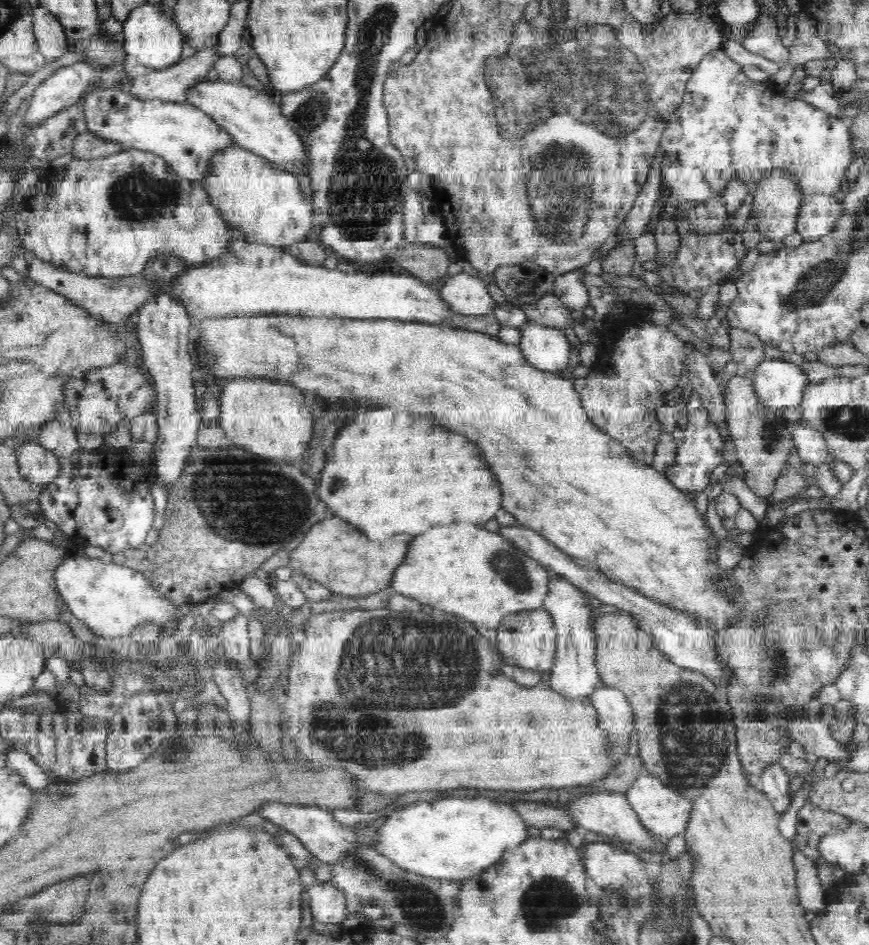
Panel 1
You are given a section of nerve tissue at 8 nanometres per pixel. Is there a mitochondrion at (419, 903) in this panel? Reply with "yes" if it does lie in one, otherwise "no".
yes

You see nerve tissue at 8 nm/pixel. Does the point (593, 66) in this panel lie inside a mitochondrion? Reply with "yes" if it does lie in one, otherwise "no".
yes

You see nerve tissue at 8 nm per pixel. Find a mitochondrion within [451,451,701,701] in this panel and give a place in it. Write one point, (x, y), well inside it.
(509, 568)

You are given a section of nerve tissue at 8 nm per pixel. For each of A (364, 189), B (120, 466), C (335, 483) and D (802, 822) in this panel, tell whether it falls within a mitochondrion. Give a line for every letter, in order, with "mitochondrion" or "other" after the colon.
A: mitochondrion
B: other
C: mitochondrion
D: other

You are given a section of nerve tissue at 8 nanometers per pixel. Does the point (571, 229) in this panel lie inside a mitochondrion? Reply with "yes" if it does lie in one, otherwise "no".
yes

